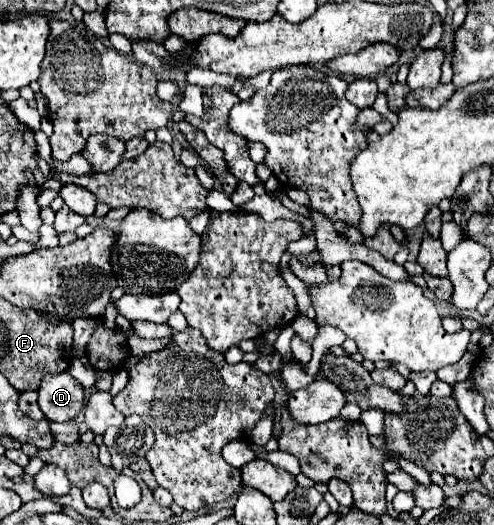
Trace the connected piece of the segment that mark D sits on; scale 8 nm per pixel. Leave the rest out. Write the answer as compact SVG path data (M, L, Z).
M67 371L55 375L49 373L41 381L37 403L49 421L75 419L85 405L83 387Z

